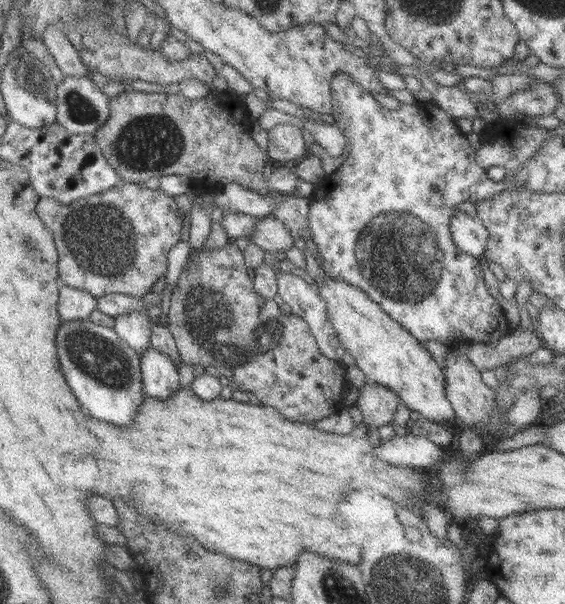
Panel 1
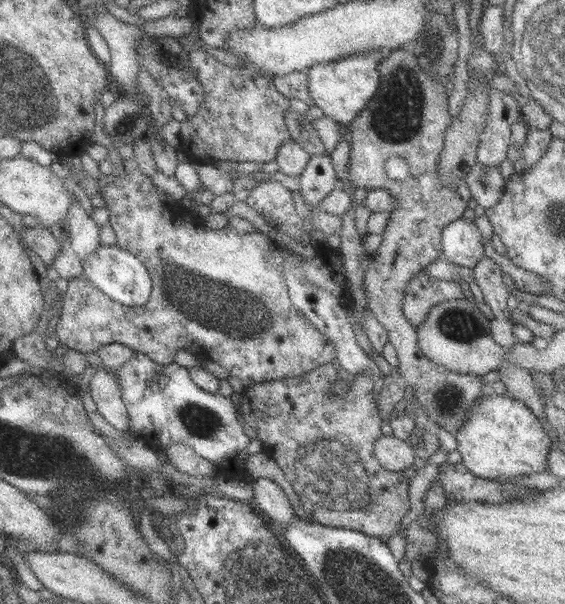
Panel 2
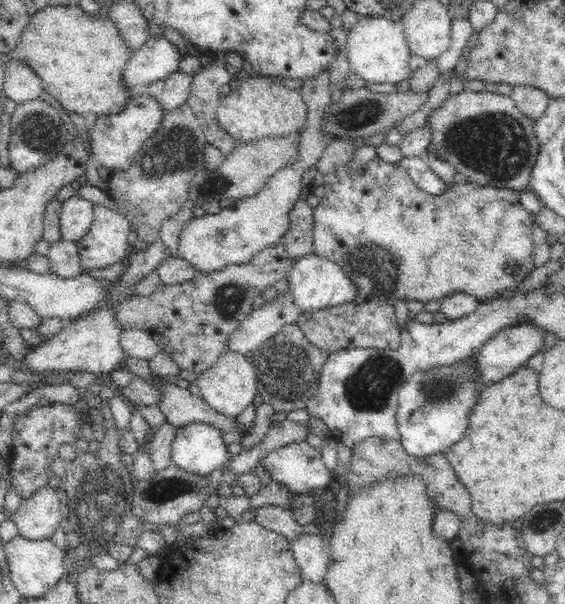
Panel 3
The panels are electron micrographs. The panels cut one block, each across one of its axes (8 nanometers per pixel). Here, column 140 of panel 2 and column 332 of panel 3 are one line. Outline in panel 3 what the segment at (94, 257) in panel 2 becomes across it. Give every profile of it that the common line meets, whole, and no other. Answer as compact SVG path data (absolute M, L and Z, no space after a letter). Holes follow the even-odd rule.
M315 254L303 256L289 265L287 268L289 293L302 314L323 312L326 307L334 308L334 306L344 305L354 300L358 289L339 266L340 264L336 264L333 260Z

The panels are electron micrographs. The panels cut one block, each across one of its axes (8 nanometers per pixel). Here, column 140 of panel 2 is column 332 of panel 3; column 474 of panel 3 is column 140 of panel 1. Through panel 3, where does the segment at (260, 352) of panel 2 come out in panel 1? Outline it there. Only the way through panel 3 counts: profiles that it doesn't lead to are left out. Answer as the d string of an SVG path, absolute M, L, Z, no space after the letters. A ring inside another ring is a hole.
M123 182L110 190L80 198L67 205L58 203L52 197L39 197L37 213L53 234L59 254L61 283L87 290L97 299L112 293L142 298L152 292L154 283L167 274L170 249L182 241L186 215L178 208L174 196L168 196L163 190L150 189L142 183Z

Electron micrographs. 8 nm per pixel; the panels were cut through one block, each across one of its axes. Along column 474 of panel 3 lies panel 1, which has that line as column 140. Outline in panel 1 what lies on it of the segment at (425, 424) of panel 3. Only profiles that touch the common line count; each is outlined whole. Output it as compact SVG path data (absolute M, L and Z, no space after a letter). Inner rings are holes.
M90 320L63 321L56 337L58 361L65 380L90 416L116 426L128 426L142 406L145 393L141 355L125 344L113 328Z

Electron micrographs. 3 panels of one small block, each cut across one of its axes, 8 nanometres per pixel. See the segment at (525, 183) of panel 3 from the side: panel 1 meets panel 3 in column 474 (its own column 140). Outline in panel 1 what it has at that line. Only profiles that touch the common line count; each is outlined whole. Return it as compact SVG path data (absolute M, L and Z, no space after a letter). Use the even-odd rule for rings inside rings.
M142 90L124 91L109 100L110 116L94 135L96 143L110 165L120 176L123 183L145 184L149 178L160 178L169 174L189 176L194 182L206 180L222 185L233 182L254 190L263 196L269 196L277 202L270 216L285 224L294 239L302 235L310 237L308 226L309 197L301 198L299 194L283 195L269 189L264 178L264 166L271 162L267 151L254 141L250 130L250 117L247 108L238 102L236 94L213 91L200 99L186 98L182 93L149 93Z

